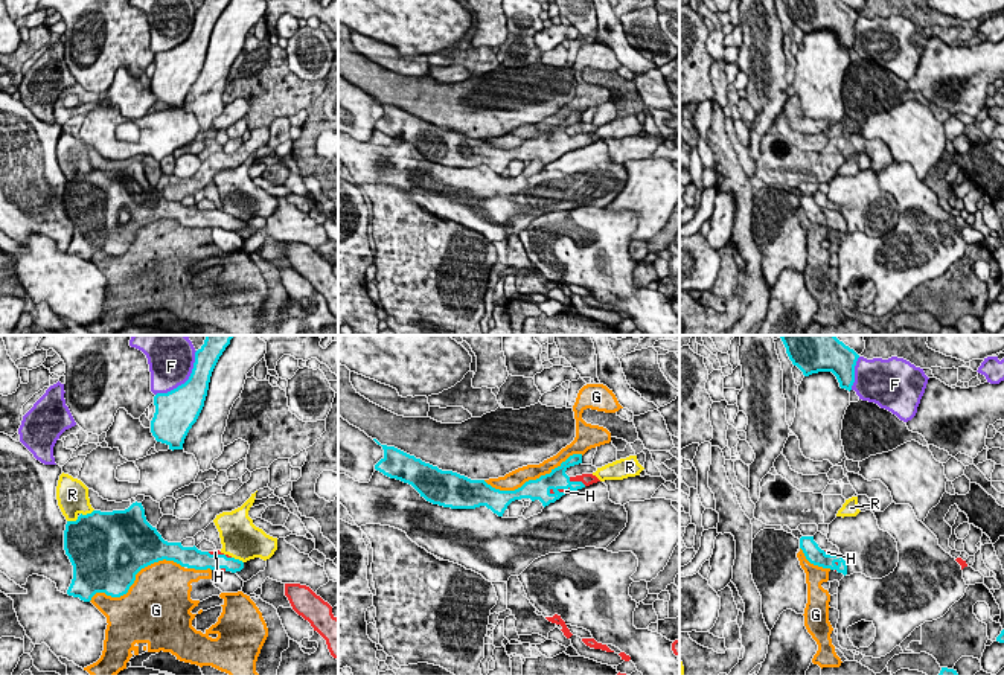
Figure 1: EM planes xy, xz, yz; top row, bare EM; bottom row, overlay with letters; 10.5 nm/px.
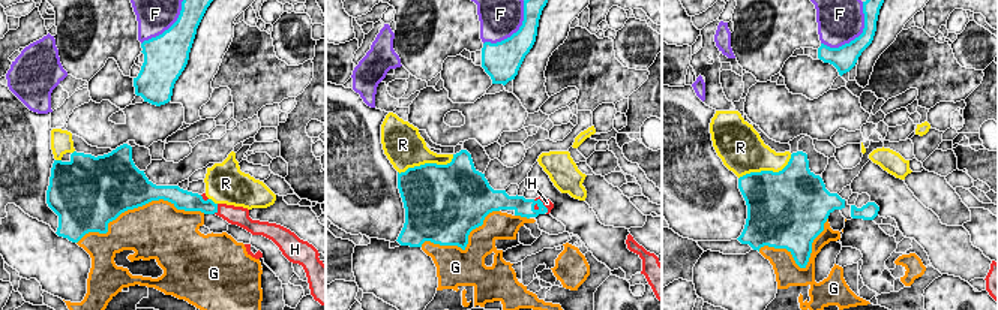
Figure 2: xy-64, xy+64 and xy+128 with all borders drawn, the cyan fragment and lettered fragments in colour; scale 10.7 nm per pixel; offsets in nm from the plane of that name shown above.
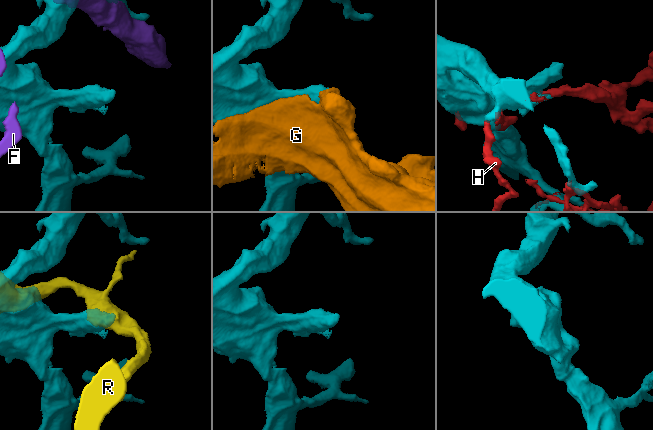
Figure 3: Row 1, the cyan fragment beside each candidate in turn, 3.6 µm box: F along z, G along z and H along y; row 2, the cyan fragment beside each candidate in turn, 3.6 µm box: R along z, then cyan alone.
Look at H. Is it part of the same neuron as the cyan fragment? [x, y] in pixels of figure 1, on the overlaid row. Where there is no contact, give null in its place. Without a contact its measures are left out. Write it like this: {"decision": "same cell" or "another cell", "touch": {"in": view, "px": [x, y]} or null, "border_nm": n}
{"decision": "same cell", "touch": {"in": "xz", "px": [578, 482]}, "border_nm": 200}

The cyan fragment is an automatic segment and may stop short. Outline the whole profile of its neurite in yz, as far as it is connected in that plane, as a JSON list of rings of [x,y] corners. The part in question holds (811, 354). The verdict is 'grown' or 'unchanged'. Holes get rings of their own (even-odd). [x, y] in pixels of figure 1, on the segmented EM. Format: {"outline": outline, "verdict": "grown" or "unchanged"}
{"outline": [[[780,335],[786,353],[804,376],[832,372],[841,389],[852,390],[859,355],[835,335]]], "verdict": "unchanged"}

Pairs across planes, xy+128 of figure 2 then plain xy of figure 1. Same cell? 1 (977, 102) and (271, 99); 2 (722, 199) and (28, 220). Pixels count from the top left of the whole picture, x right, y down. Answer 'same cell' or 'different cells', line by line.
1: different cells
2: same cell

